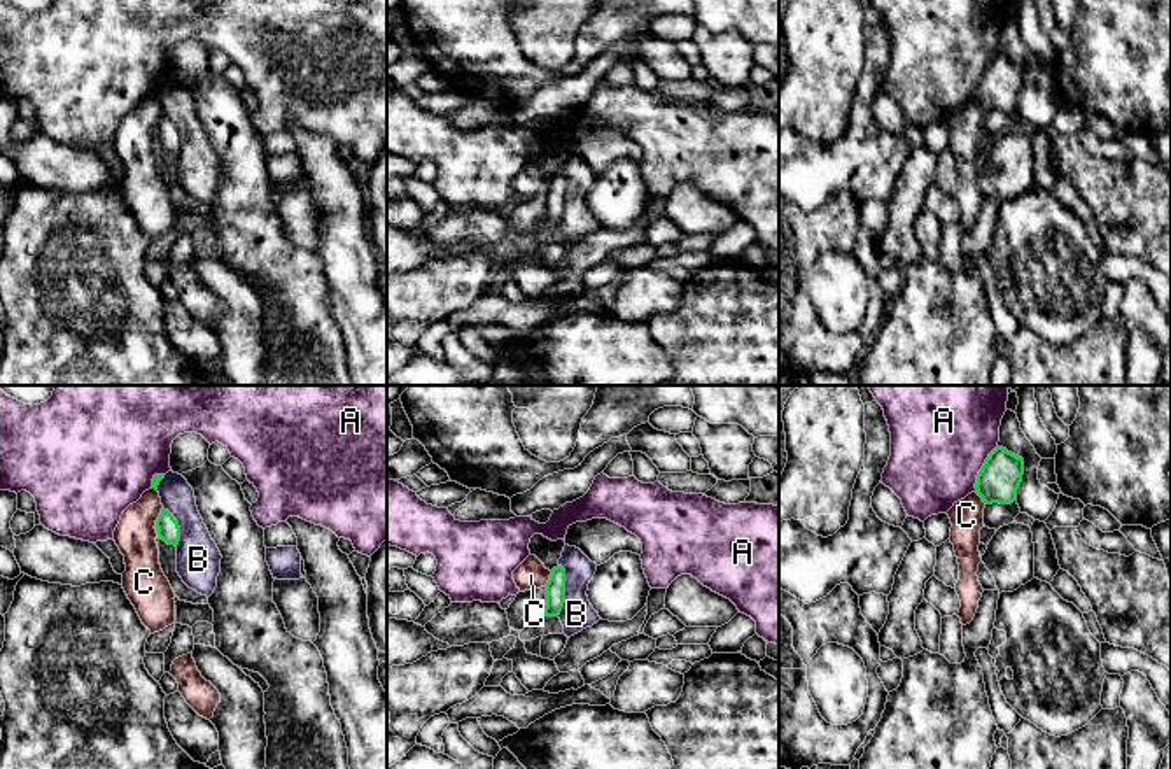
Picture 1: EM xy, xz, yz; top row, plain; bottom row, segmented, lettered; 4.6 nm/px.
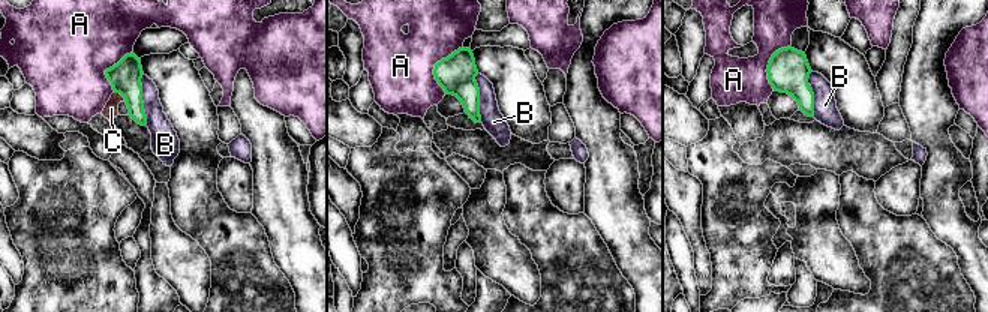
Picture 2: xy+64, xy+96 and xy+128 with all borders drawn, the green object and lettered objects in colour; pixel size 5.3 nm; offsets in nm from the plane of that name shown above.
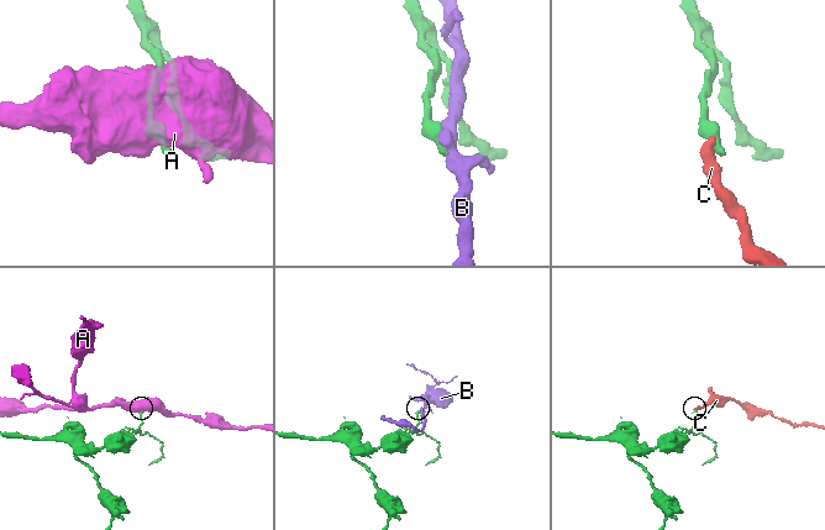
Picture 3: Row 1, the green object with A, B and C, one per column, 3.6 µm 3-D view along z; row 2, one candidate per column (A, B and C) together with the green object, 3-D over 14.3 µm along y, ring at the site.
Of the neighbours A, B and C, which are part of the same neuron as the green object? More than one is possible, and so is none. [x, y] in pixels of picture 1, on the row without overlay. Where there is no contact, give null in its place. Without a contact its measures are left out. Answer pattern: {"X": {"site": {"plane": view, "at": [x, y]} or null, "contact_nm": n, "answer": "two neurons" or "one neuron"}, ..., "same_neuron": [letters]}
{"A": {"site": {"plane": "yz", "at": [982, 76]}, "contact_nm": 240, "answer": "two neurons"}, "B": {"site": {"plane": "xz", "at": [564, 198]}, "contact_nm": 240, "answer": "two neurons"}, "C": {"site": {"plane": "xy", "at": [160, 123]}, "contact_nm": 90, "answer": "two neurons"}, "same_neuron": []}

